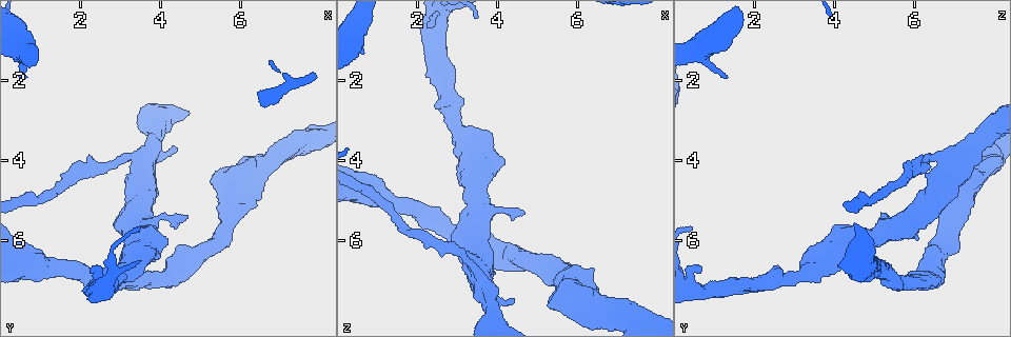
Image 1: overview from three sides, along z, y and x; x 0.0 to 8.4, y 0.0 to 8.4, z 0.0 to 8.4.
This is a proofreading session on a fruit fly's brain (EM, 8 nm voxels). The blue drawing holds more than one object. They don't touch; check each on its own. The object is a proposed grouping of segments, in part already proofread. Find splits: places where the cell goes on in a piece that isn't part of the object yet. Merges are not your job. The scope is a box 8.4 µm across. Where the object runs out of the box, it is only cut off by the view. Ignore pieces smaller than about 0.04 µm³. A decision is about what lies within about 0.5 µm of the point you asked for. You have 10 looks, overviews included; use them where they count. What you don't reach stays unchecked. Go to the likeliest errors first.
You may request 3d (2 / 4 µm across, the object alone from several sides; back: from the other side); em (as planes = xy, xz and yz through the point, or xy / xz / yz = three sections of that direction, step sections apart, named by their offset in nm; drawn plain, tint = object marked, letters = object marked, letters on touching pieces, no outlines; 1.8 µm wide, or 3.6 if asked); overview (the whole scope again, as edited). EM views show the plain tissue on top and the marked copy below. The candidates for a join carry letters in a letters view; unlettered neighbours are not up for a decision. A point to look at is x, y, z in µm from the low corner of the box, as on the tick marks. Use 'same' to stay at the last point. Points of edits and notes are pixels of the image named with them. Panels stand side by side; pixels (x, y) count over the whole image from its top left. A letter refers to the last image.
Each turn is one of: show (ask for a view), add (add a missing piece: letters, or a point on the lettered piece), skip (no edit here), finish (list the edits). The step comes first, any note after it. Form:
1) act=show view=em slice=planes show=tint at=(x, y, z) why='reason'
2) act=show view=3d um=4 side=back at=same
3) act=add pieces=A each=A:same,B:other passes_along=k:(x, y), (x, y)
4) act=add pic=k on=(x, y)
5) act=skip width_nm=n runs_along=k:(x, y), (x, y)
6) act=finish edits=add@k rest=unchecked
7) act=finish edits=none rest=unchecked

act=show view=em slice=planes show=tint at=(0.60, 1.95, 1.30) why='free end'

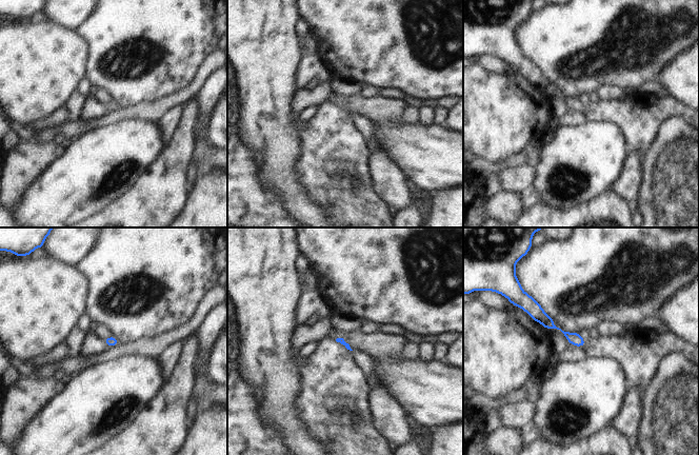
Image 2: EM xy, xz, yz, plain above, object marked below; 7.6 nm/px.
act=show view=em slice=planes show=letters at=same why='see the neighbours'

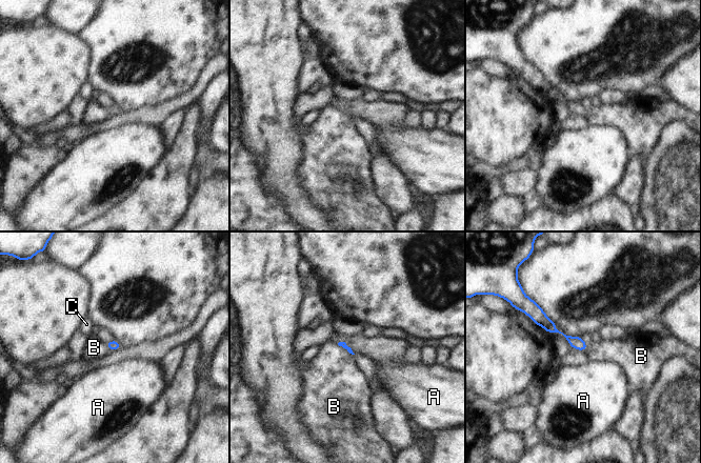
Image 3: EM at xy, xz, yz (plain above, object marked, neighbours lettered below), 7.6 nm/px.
act=skip each=A:other,B:other,C:other border=3:(338, 344), (353, 355) found='none of them fits'

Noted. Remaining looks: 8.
act=show view=3d um=2 at=(4.65, 5.45, 5.35) why='free end'

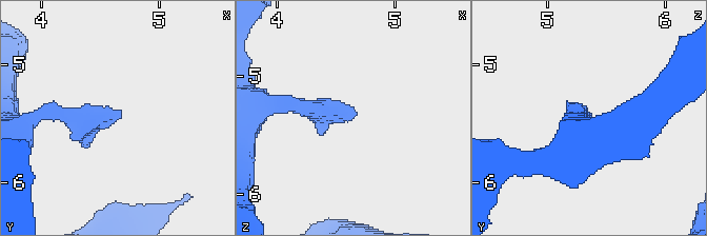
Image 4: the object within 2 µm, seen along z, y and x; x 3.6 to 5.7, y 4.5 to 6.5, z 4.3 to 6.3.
act=show view=em um=3.6 slice=xz step=8 show=letters at=(4.66, 5.42, 5.28)

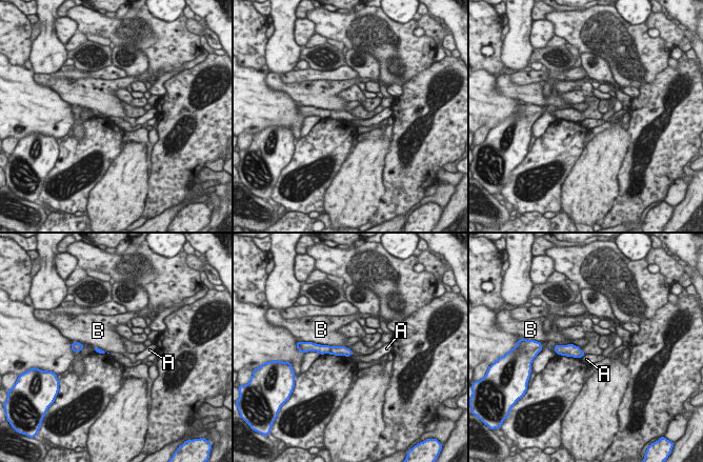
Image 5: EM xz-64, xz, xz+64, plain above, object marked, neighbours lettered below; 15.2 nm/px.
act=skip longest_contact=B:550nm each=A:other,B:other border=5:(315, 342), (349, 348) found='no lettered piece goes on from it'

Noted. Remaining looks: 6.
act=show view=em slice=planes show=tint at=(6.40, 5.20, 6.65) why='branch stops here'

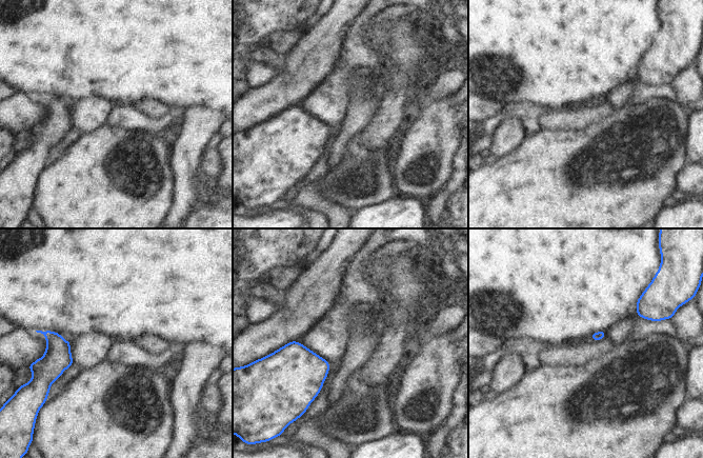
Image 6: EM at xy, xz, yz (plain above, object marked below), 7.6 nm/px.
act=show view=em slice=planes show=letters at=same why='what lies round it'

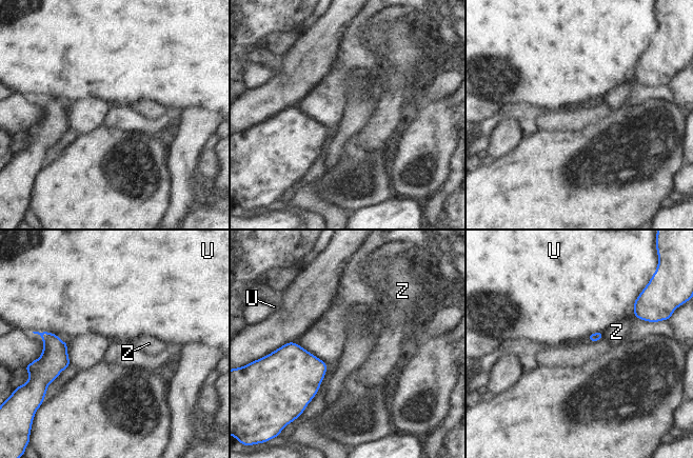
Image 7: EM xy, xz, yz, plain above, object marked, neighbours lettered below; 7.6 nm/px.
act=skip each=U:other,Z:other border=7:(601, 331), (594, 332), (587, 338) found='none of them fits'

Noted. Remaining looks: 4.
act=show view=em slice=planes show=letters at=(2.30, 6.65, 0.75) why='free end'

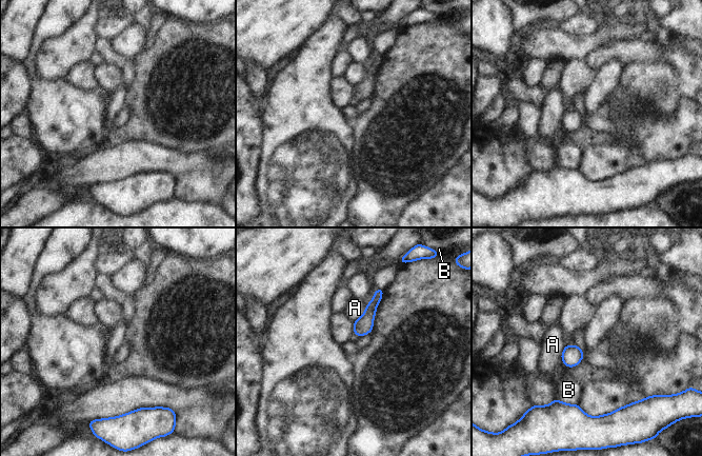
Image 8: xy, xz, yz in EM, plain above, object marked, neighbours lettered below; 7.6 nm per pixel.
act=skip each=A:other,B:other runs_along=8:(380, 292), (359, 333) found='no lettered piece goes on from it'

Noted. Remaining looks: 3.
act=finish edits=none rest=unchecked

